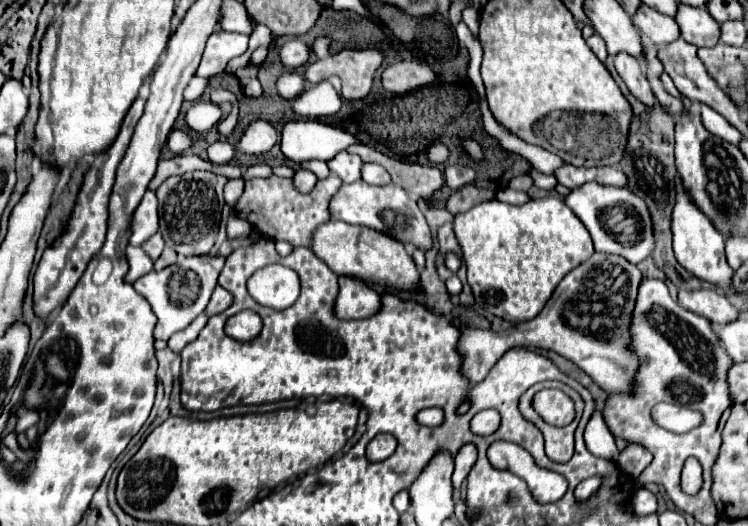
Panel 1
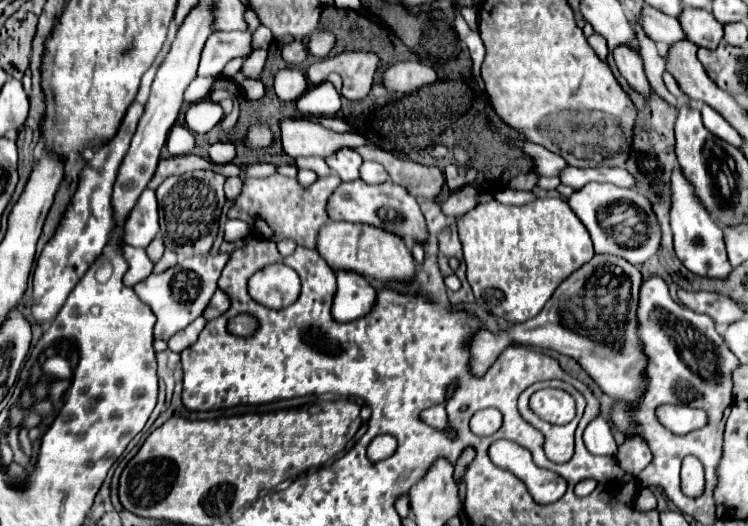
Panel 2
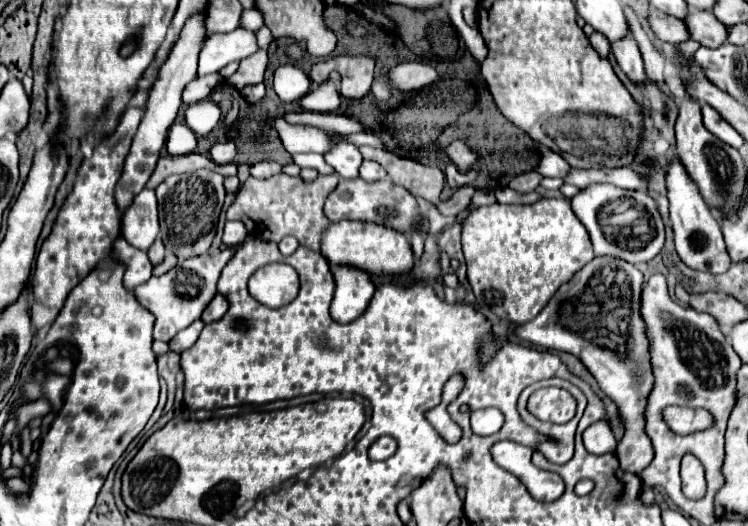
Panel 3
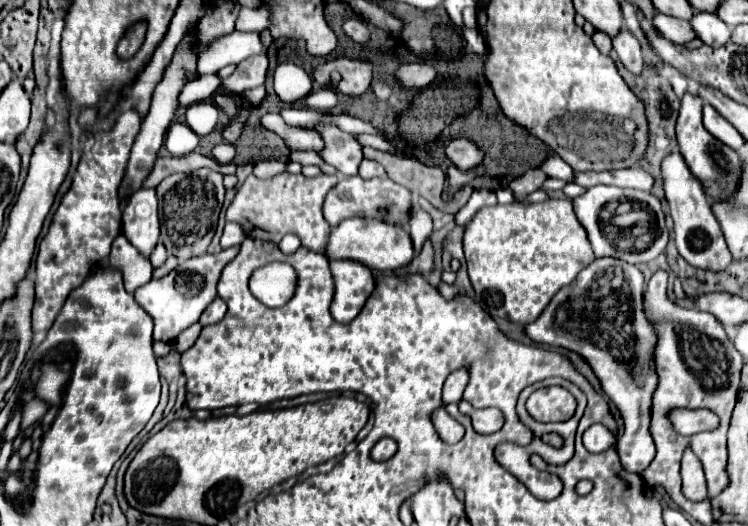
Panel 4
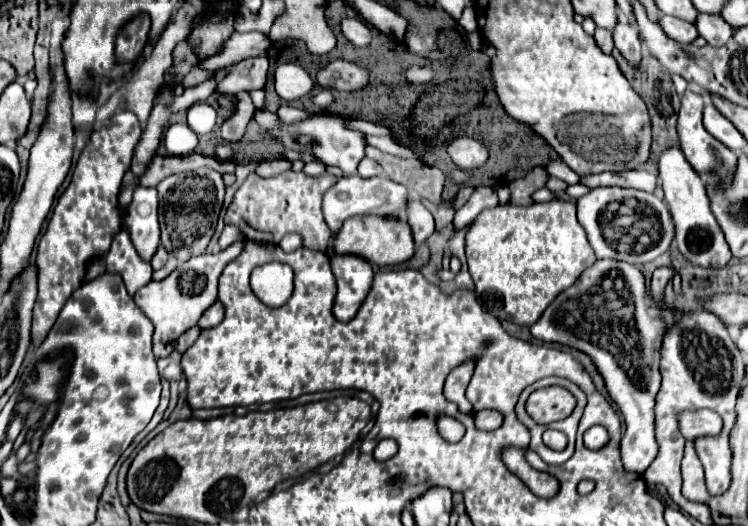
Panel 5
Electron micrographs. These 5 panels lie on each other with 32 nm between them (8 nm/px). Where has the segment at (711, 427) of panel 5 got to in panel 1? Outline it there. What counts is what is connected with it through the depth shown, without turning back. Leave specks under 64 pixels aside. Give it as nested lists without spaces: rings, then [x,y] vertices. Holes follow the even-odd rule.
[[[656,404],[652,408],[652,420],[662,426],[664,430],[670,430],[670,432],[676,432],[676,434],[684,434],[696,426],[700,426],[702,422],[702,414],[700,412],[694,412],[694,410],[686,410],[686,408],[680,408],[676,404]]]

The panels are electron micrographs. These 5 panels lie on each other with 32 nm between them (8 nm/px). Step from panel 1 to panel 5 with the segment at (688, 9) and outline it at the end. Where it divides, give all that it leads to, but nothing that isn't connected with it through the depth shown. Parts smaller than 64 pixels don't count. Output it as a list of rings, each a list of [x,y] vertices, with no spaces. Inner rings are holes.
[[[698,14],[694,26],[710,46],[724,46],[732,38],[732,28],[718,14]]]

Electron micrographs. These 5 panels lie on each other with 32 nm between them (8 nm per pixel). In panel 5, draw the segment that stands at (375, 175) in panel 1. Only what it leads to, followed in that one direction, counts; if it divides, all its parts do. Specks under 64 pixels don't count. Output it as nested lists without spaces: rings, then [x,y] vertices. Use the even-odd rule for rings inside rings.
[[[364,158],[364,160],[360,162],[360,166],[358,166],[358,174],[360,174],[362,178],[372,178],[372,176],[382,176],[384,170],[382,170],[380,164],[376,164],[374,160]]]

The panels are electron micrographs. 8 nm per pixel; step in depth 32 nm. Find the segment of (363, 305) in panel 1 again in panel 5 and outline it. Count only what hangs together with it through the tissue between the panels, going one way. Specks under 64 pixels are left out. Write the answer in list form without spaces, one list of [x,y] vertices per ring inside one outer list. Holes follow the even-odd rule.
[[[334,256],[330,264],[338,284],[338,294],[332,308],[334,318],[340,322],[350,322],[372,288],[374,268],[358,256]]]

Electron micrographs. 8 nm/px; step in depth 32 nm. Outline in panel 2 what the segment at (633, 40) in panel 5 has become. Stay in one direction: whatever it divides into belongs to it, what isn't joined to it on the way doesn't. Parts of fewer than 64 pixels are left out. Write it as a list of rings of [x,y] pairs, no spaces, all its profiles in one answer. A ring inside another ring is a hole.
[[[616,48],[614,52],[614,60],[616,60],[616,66],[620,70],[620,74],[626,78],[626,82],[630,84],[632,90],[636,90],[638,94],[642,94],[646,100],[650,98],[650,84],[644,76],[644,68],[642,68],[642,58],[628,50],[628,48]]]

